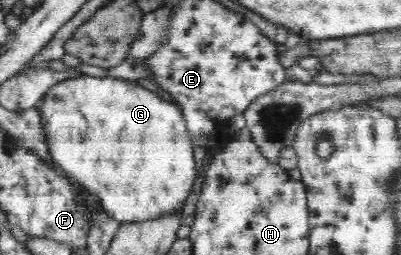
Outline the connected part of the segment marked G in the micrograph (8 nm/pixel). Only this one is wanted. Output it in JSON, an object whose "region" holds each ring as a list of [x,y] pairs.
{"region":[[[78,75],[77,77],[61,80],[56,84],[53,84],[46,94],[41,98],[38,105],[42,126],[46,131],[46,142],[49,148],[51,158],[55,160],[72,180],[75,180],[82,187],[97,197],[97,201],[101,206],[102,211],[106,212],[110,219],[114,222],[122,223],[142,223],[156,220],[160,216],[166,216],[170,212],[178,212],[190,190],[192,190],[192,182],[194,182],[194,176],[197,176],[196,166],[194,166],[194,154],[192,154],[191,136],[188,136],[188,129],[184,116],[181,115],[180,108],[174,104],[170,104],[167,100],[160,99],[159,96],[154,96],[152,91],[134,83],[119,78],[112,77],[94,77],[90,75]]]}

